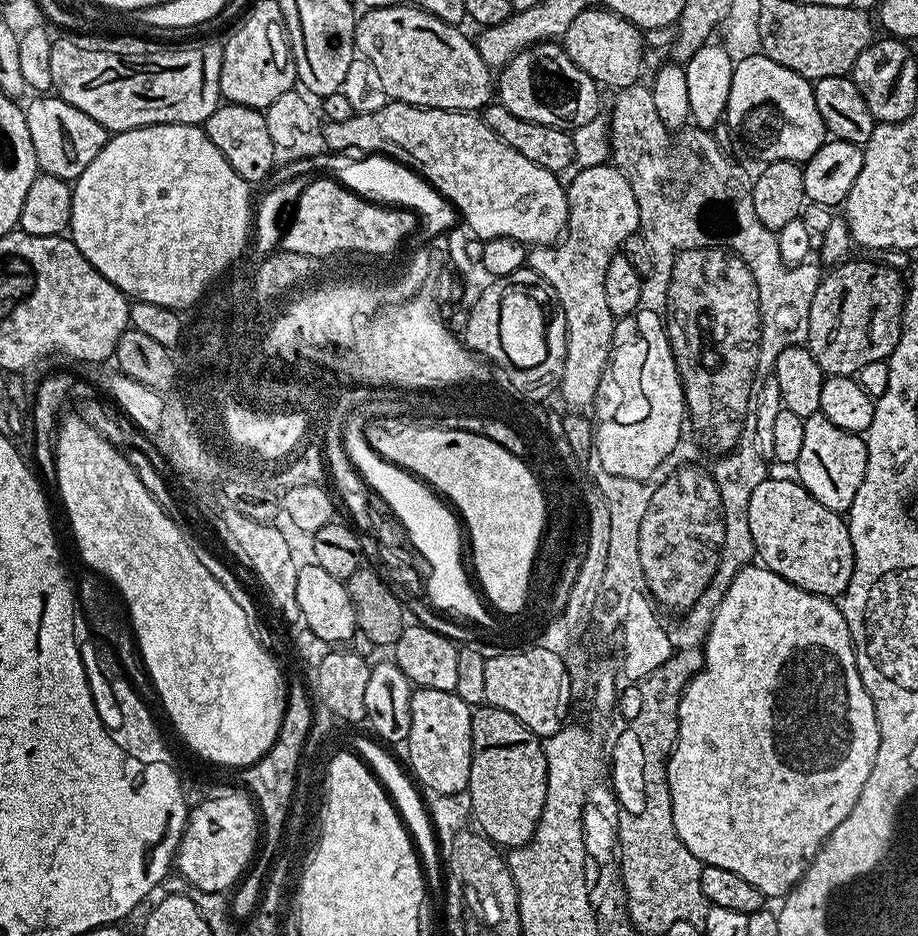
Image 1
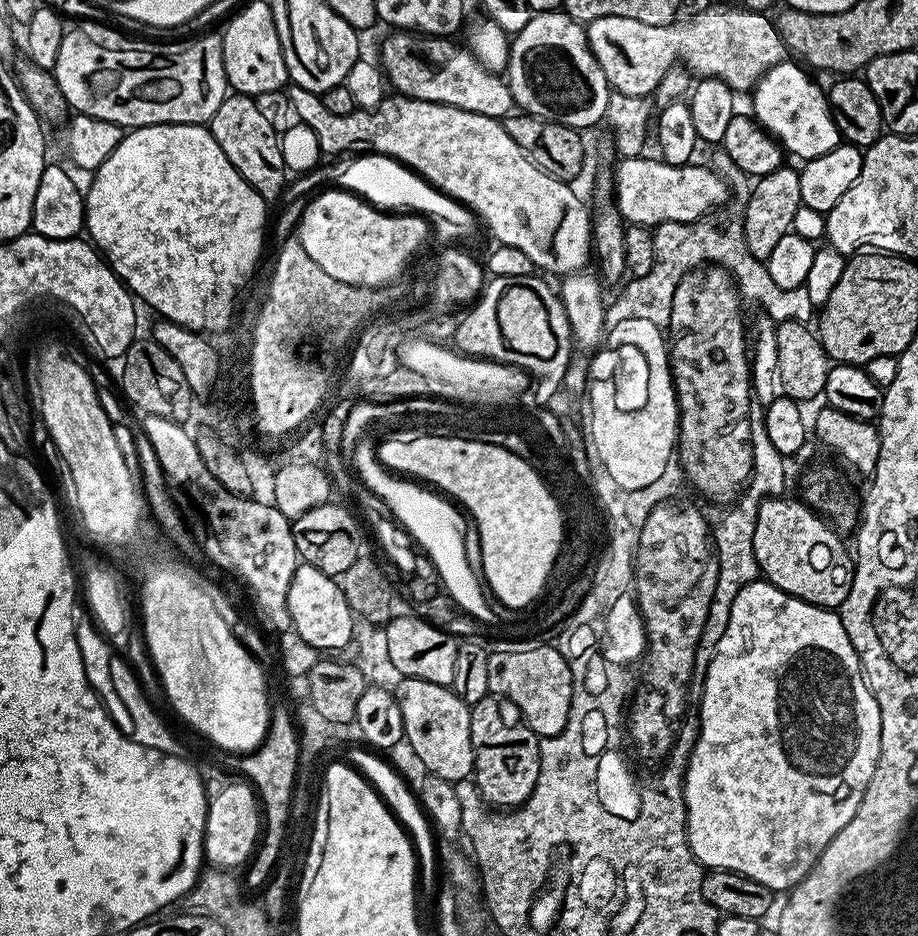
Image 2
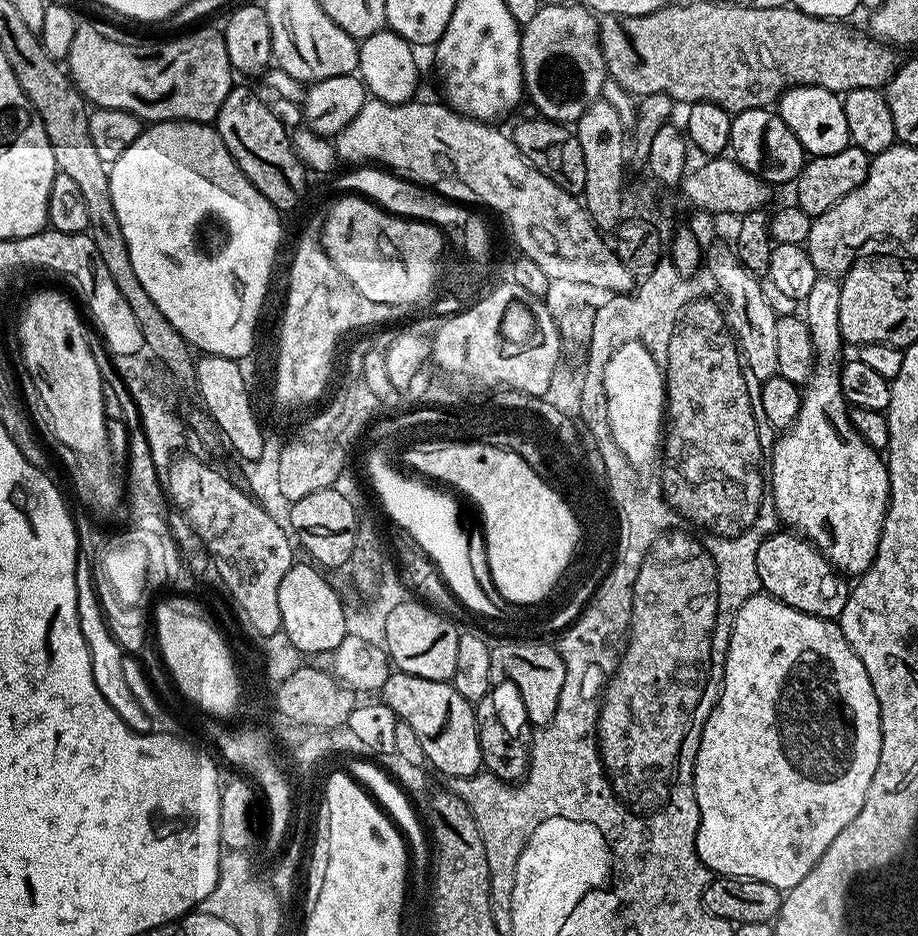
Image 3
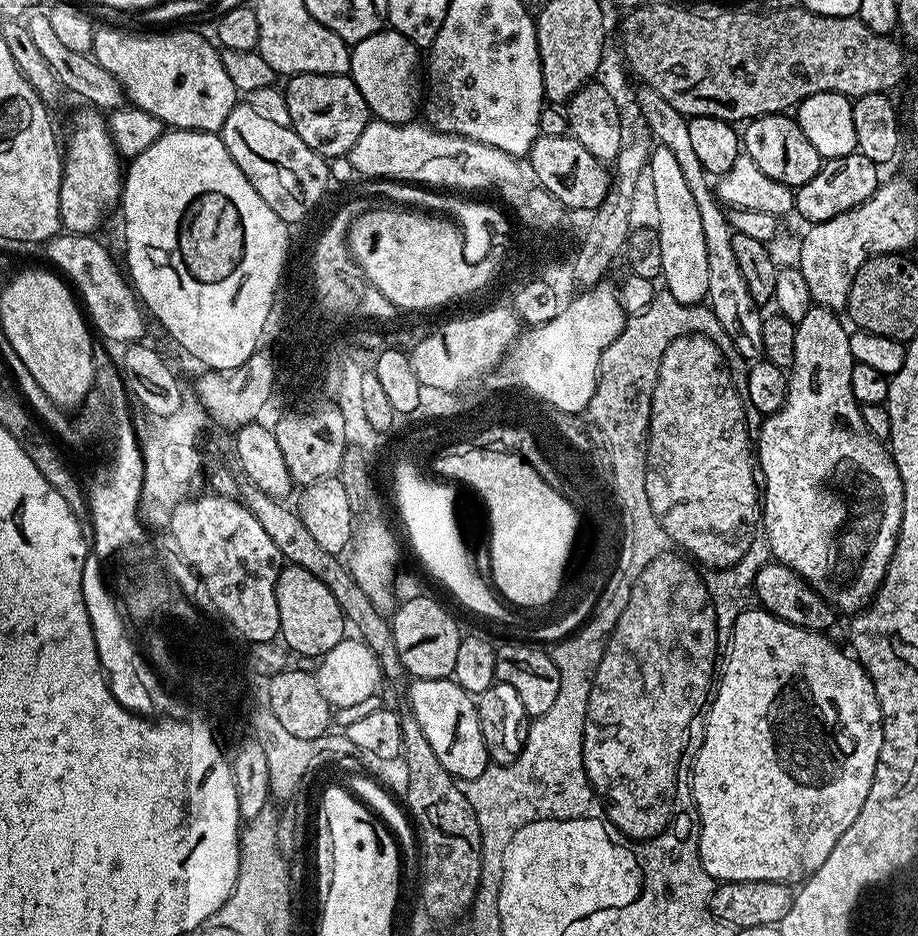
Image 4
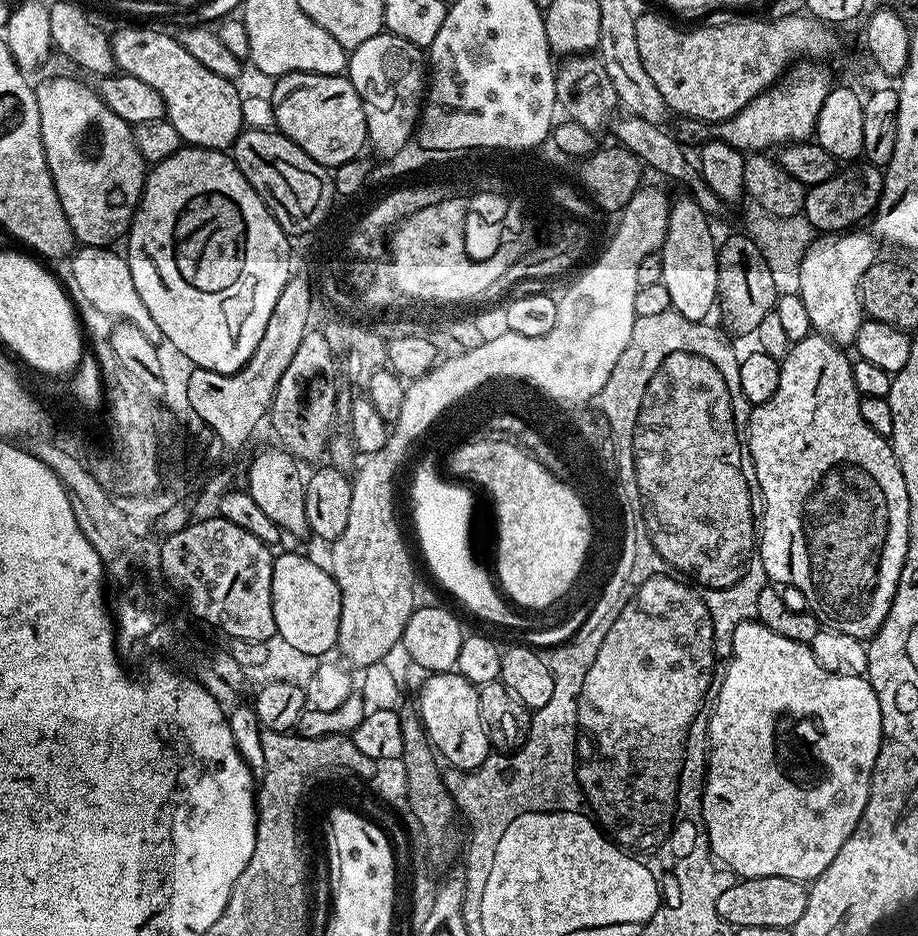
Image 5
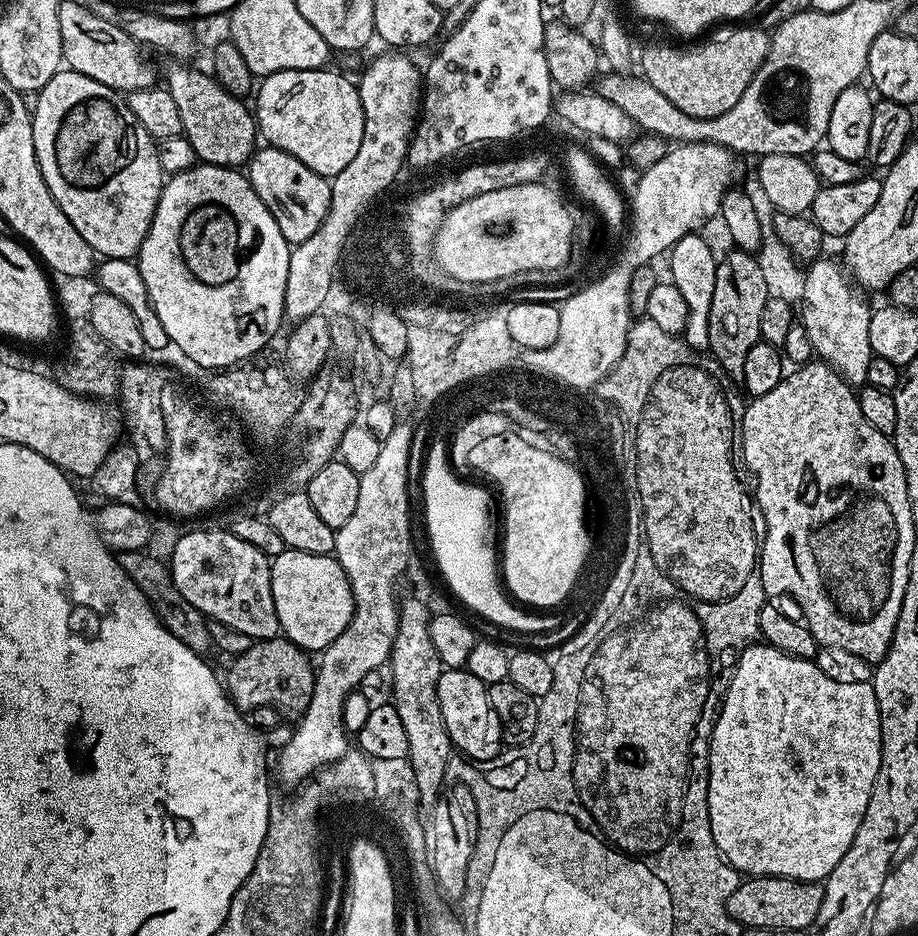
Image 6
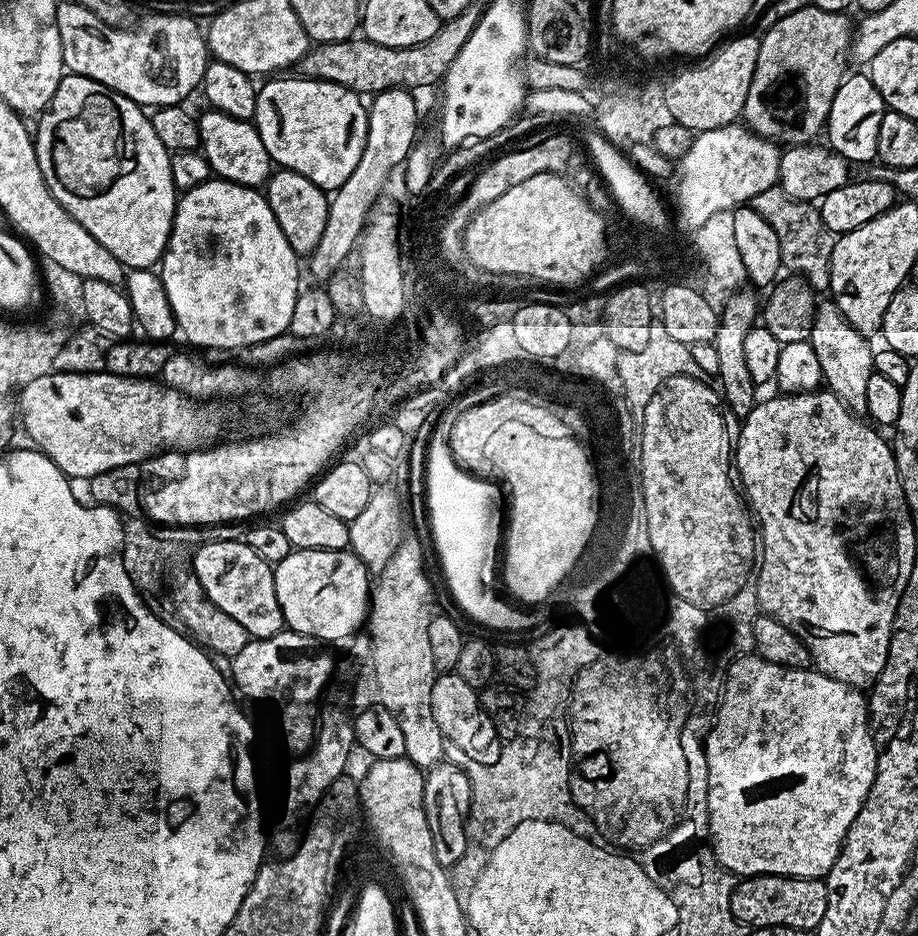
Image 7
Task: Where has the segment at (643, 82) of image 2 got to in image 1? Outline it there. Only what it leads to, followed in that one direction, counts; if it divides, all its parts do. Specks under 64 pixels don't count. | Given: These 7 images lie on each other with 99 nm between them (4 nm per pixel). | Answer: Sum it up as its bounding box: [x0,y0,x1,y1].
[562,7,644,90]

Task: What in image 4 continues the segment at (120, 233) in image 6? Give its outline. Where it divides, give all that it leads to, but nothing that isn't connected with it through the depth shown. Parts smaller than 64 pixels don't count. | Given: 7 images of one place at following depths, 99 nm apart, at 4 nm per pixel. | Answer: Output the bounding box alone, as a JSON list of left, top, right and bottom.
[60,106,122,234]

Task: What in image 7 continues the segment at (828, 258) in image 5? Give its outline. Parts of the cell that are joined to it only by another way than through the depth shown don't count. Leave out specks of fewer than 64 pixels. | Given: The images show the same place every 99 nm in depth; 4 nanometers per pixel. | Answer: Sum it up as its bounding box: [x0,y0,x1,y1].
[811,302,873,414]

